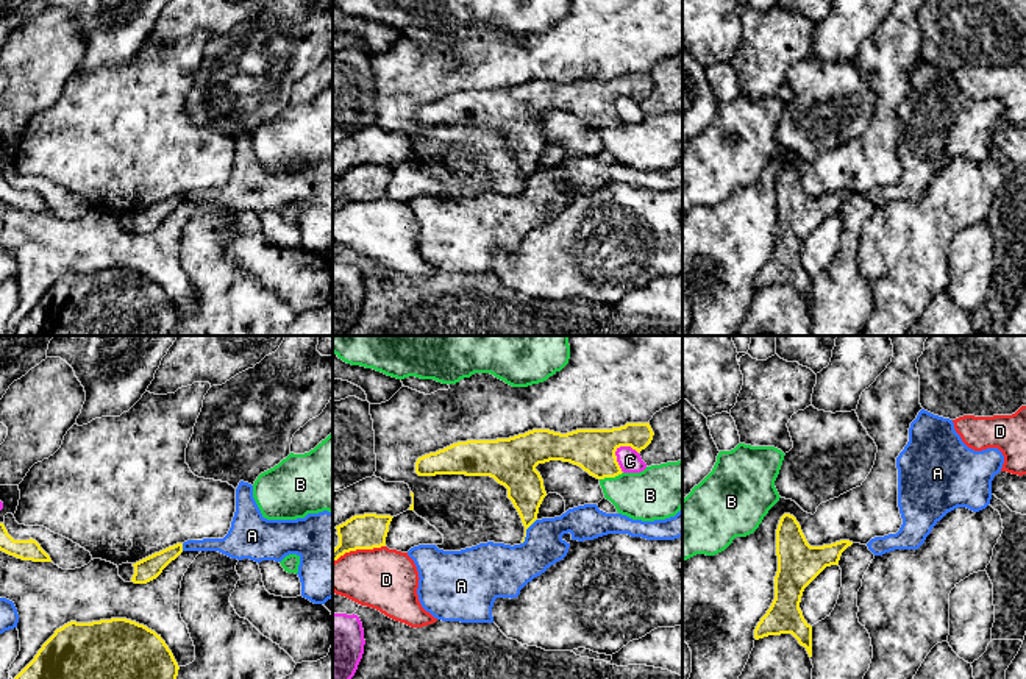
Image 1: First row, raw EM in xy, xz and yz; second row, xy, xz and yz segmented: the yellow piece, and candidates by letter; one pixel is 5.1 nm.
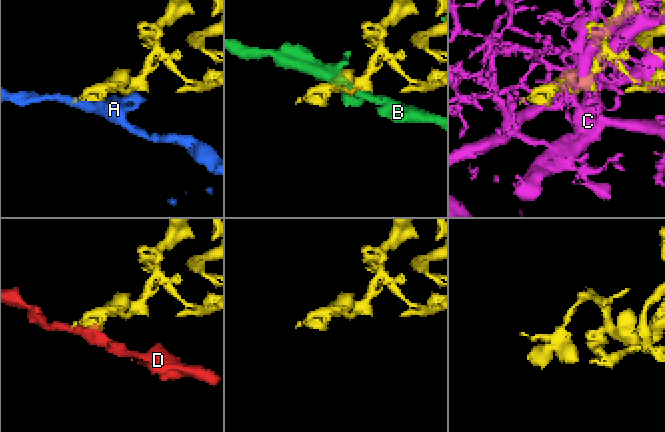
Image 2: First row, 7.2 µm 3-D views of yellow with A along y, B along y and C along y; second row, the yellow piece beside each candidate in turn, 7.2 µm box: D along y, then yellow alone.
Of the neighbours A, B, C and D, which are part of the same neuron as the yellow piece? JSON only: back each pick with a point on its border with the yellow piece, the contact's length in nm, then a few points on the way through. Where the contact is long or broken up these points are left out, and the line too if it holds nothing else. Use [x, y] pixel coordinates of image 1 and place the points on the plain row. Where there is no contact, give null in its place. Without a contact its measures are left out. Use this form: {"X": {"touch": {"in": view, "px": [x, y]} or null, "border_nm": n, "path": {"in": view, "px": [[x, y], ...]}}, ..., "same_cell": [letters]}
{"same_cell": []}

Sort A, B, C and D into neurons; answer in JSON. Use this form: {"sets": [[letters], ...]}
{"sets": [["A"], ["B"], ["C"], ["D"]]}

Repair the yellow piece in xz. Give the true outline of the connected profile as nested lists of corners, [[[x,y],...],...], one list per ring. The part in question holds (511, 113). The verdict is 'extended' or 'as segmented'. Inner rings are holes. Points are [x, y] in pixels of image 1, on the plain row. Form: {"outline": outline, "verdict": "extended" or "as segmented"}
{"outline": [[[626,73],[625,76],[612,80],[576,80],[567,84],[550,80],[533,80],[509,89],[453,94],[444,100],[419,108],[415,123],[419,126],[465,125],[493,128],[508,139],[508,148],[522,169],[526,187],[526,180],[537,170],[539,158],[547,147],[543,130],[536,120],[539,114],[562,111],[581,117],[597,130],[615,128],[623,123],[615,101],[620,97],[631,97],[640,103],[651,94],[653,86],[654,83],[650,73]]], "verdict": "as segmented"}

